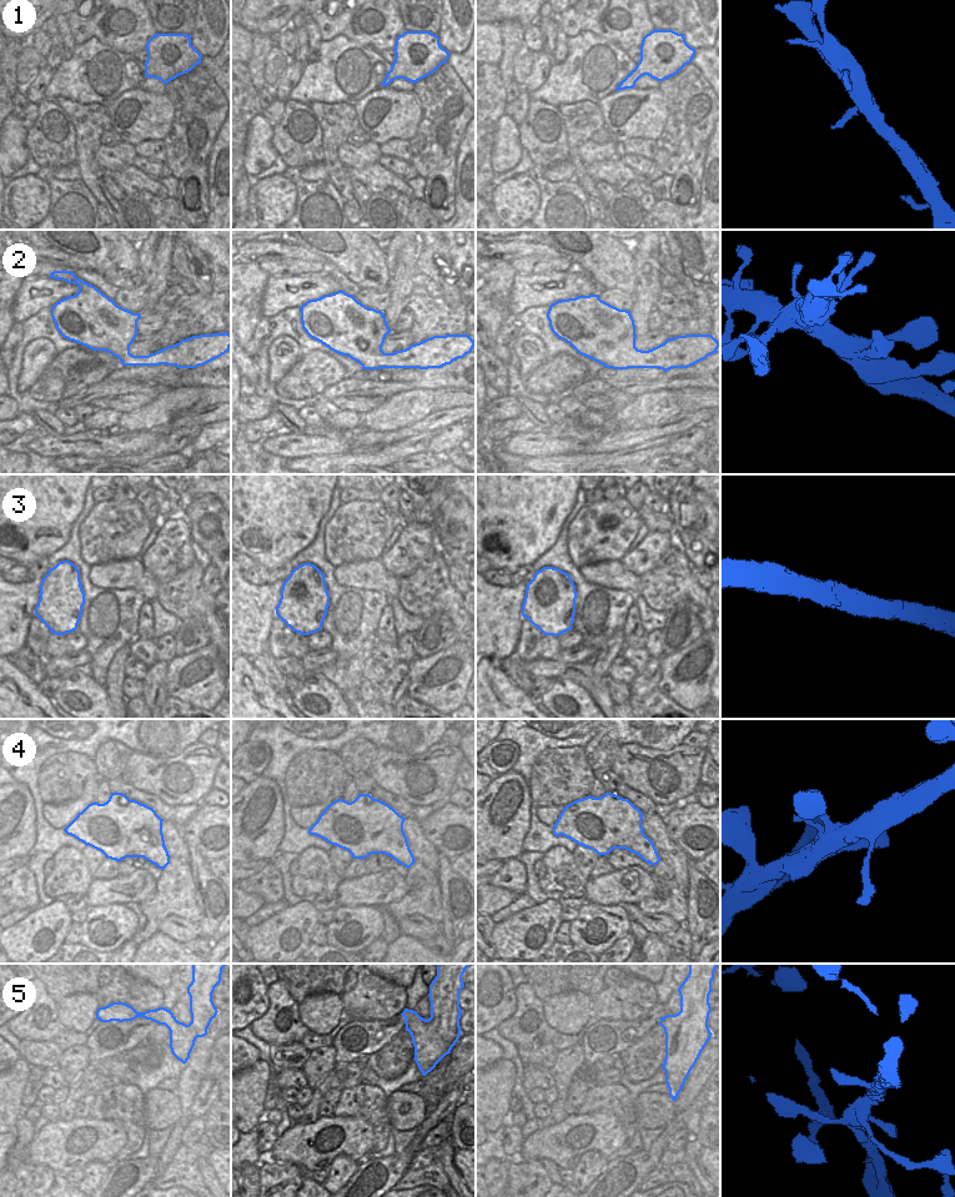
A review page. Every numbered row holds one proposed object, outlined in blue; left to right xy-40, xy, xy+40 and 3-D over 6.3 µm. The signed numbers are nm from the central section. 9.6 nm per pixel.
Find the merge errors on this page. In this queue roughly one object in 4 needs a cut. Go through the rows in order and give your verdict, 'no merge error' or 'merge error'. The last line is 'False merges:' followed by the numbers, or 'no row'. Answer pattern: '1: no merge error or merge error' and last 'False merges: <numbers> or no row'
1: no merge error
2: no merge error
3: no merge error
4: no merge error
5: no merge error
False merges: no row

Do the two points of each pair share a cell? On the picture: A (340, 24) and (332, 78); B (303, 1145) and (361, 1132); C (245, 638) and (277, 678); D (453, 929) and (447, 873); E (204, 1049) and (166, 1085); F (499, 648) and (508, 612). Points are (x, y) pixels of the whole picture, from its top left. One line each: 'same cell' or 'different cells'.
A: different cells
B: same cell
C: different cells
D: same cell
E: different cells
F: same cell

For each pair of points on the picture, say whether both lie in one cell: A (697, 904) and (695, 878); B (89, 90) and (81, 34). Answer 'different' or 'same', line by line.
A: same
B: different

